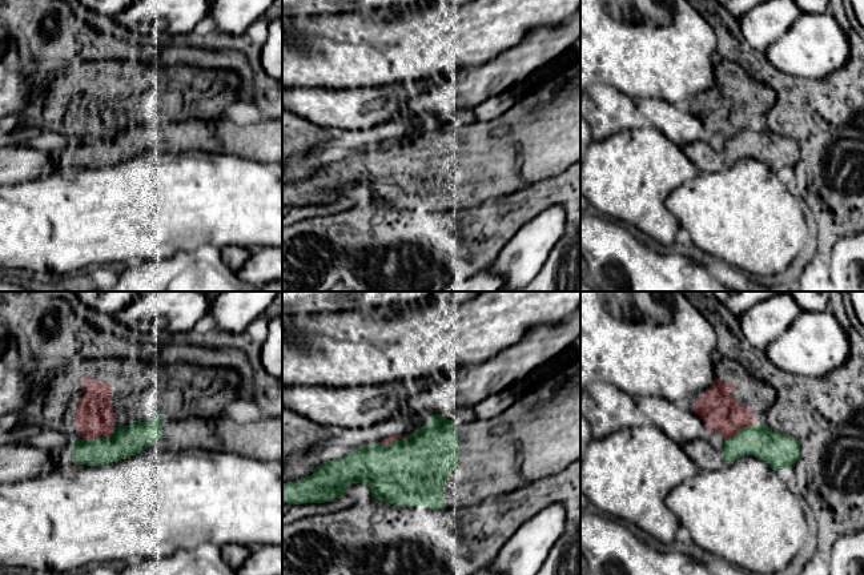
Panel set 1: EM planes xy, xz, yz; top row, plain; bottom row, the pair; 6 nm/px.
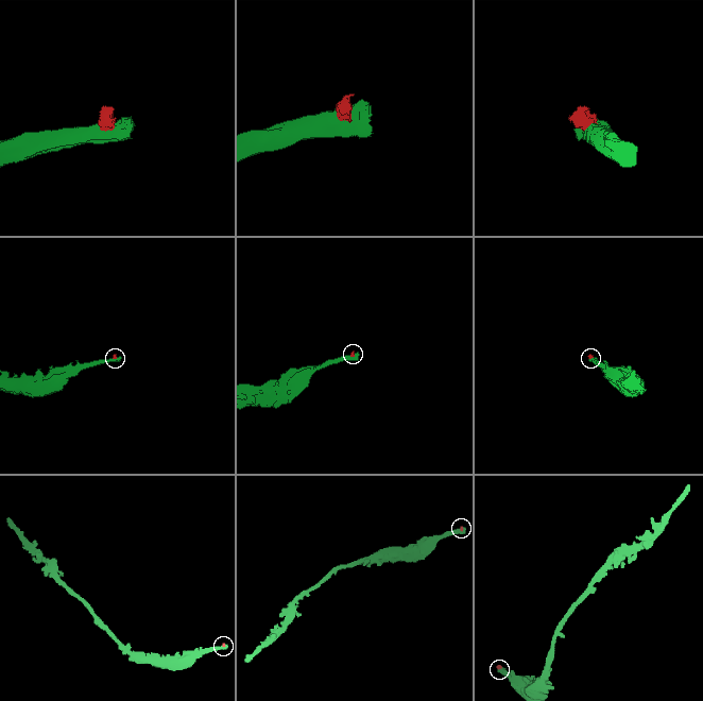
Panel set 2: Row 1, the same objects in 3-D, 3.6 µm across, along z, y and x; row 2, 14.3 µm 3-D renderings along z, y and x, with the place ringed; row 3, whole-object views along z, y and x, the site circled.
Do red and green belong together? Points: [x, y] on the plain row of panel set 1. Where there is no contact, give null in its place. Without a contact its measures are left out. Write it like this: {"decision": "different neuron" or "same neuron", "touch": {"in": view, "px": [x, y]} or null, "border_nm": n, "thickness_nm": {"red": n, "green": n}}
{"decision": "different neuron", "touch": {"in": "xy", "px": [99, 139]}, "border_nm": 200, "thickness_nm": {"red": 220, "green": 190}}

